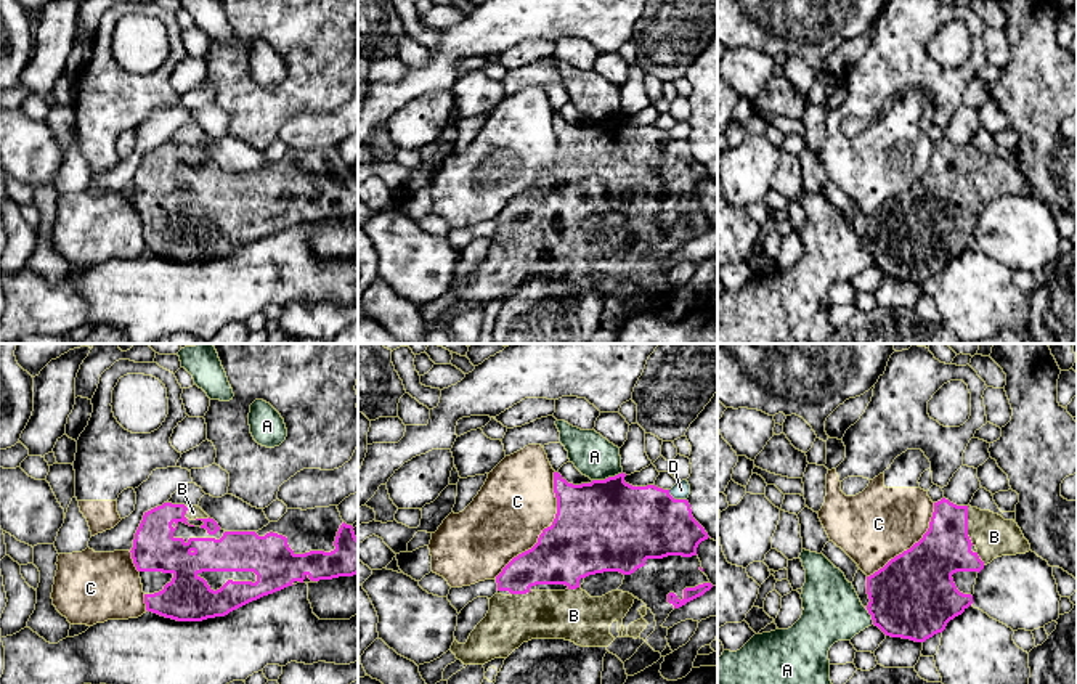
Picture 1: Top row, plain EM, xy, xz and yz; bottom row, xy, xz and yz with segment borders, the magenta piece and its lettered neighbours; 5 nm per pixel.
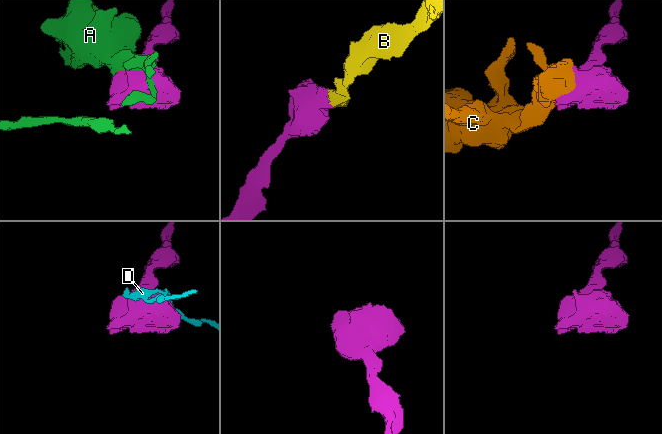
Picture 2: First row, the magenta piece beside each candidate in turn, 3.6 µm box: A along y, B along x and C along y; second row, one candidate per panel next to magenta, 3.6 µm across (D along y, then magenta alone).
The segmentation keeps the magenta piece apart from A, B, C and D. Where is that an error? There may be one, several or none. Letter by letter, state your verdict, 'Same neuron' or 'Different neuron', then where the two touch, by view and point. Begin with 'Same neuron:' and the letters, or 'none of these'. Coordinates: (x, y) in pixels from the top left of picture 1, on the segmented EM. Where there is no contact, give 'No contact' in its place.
Same neuron: B
A: Different neuron. Touches magenta at xz (609, 477)
B: Same neuron. Touches magenta at yz (967, 525)
C: Different neuron. Touches magenta at xz (548, 527)
D: Different neuron. Touches magenta at xz (676, 500)

